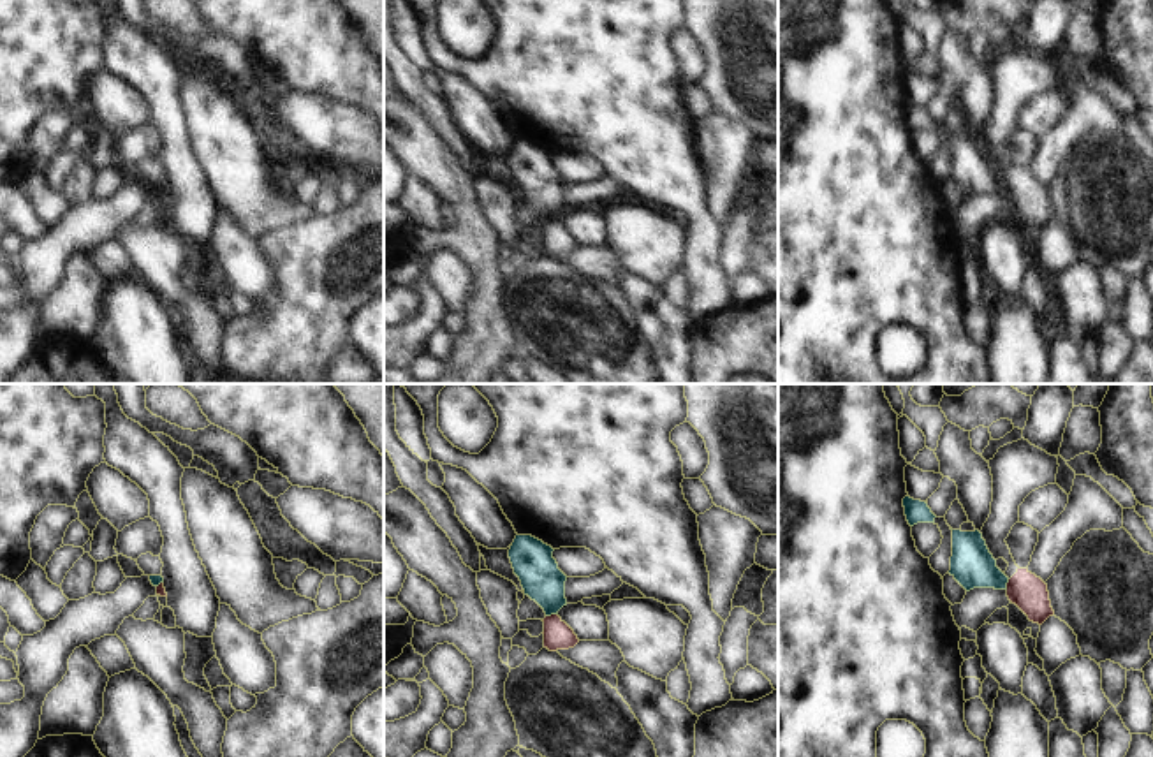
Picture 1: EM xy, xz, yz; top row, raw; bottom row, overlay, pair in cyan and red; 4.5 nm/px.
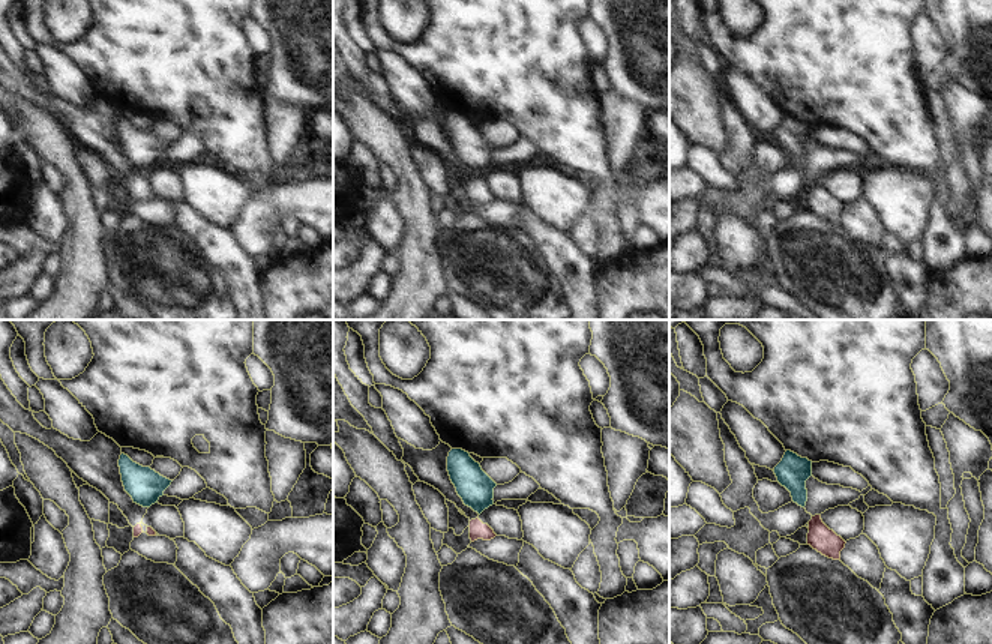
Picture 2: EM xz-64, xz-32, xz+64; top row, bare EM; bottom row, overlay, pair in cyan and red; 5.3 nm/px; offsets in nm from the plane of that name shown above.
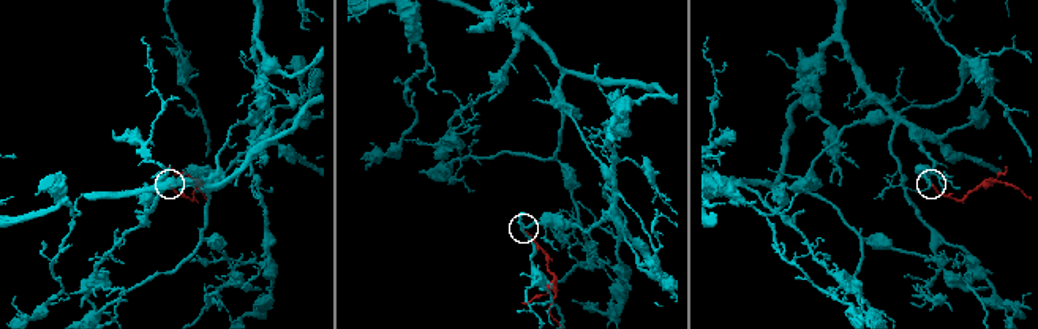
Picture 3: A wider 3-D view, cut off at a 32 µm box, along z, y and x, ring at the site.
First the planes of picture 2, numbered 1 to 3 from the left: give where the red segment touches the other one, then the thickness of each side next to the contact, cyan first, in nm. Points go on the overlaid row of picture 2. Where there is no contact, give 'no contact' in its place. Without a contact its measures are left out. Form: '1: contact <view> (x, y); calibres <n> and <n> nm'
1: no contact
2: no contact
3: no contact

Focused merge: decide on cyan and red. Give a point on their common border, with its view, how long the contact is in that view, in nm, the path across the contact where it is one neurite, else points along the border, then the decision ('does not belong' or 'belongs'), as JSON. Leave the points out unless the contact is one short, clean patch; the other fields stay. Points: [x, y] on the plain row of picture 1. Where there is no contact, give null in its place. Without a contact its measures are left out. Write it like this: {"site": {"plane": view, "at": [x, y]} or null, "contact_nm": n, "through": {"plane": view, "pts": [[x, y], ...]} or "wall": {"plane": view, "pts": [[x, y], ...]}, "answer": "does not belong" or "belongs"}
{"site": {"plane": "xz", "at": [551, 219]}, "contact_nm": 60, "wall": {"plane": "xz", "pts": [[557, 219], [546, 222]]}, "answer": "does not belong"}

